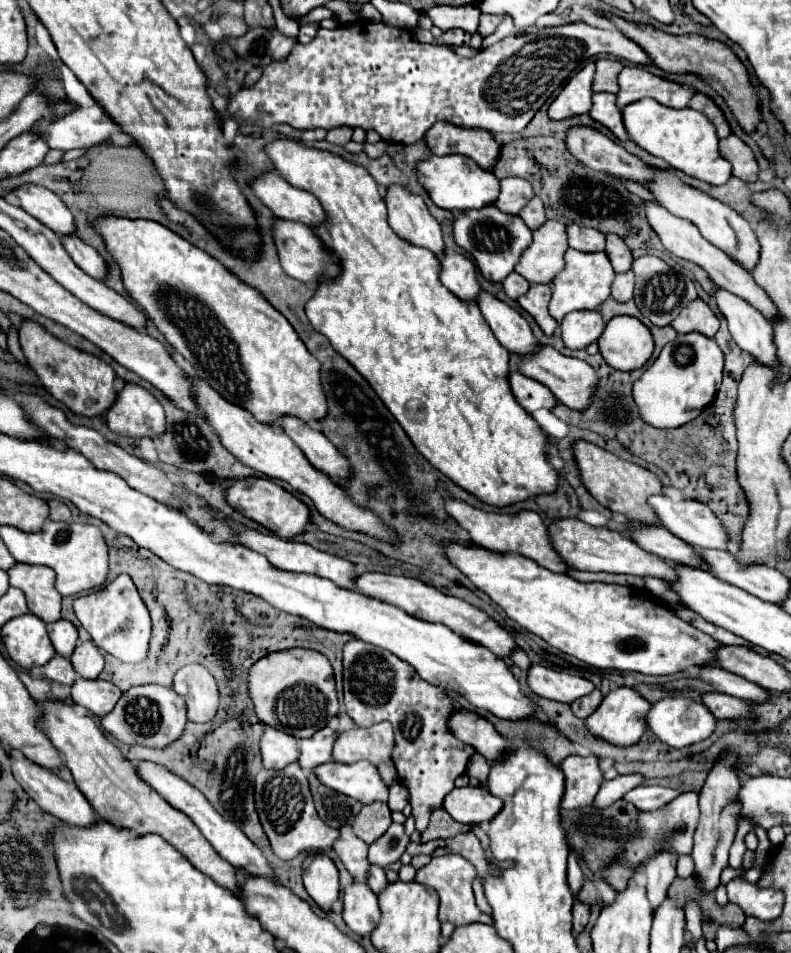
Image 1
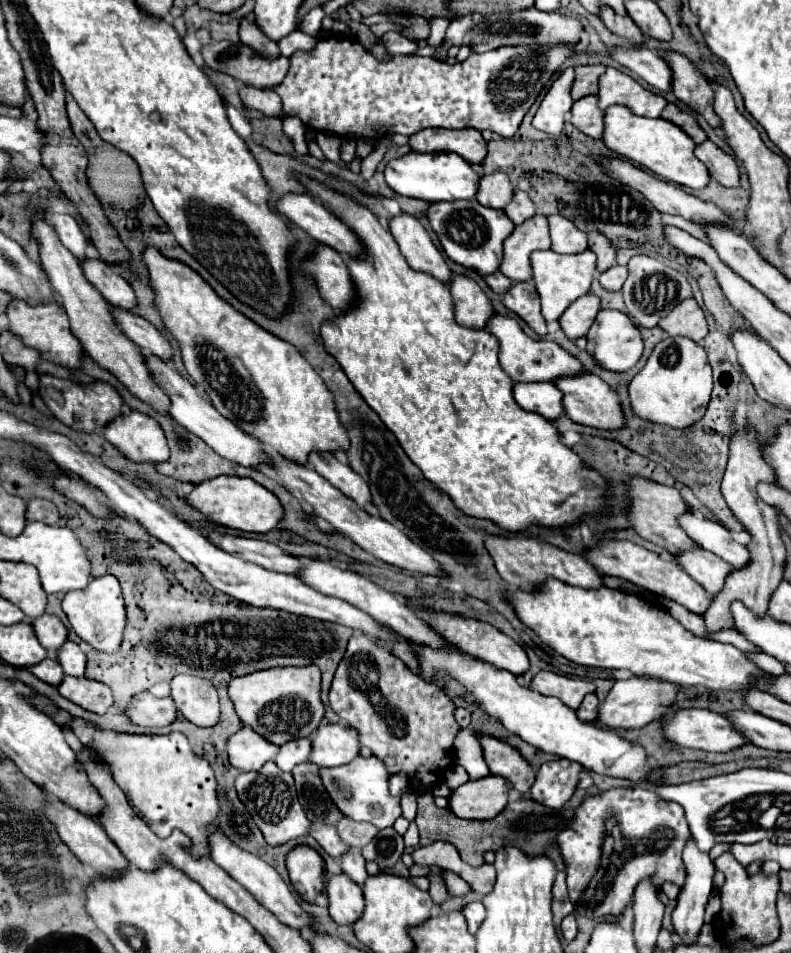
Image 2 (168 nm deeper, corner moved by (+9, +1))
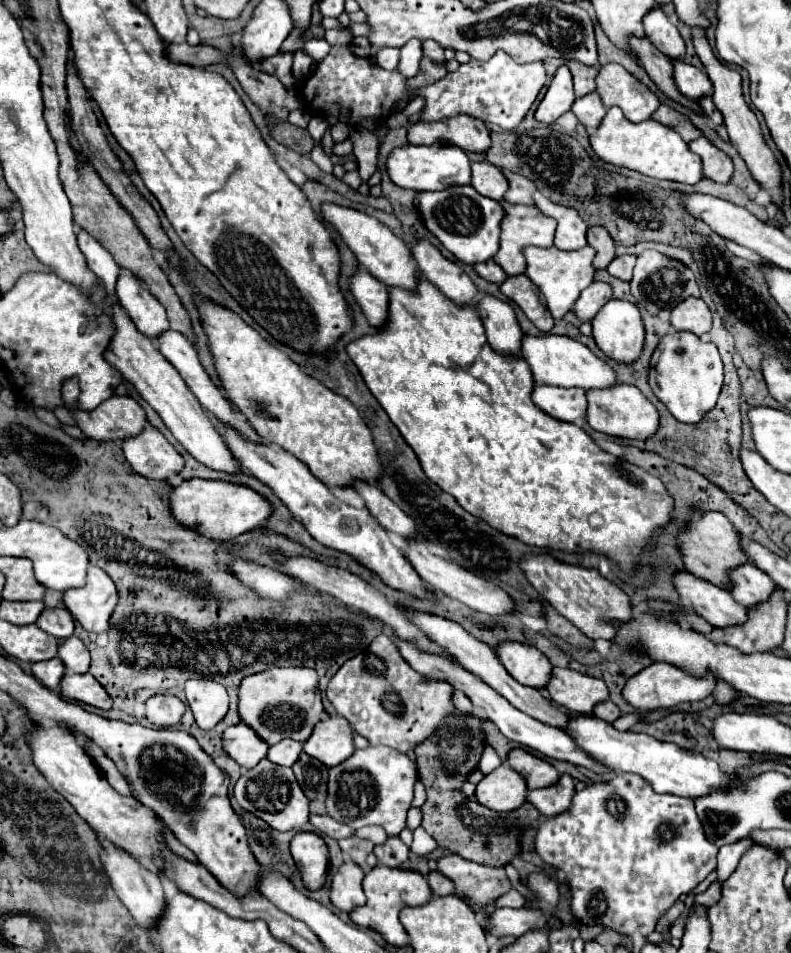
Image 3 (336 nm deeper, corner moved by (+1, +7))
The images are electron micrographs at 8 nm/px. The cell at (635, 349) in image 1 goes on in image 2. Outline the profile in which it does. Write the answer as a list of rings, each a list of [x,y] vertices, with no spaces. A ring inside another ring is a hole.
[[[602,309],[598,313],[594,325],[590,327],[586,339],[588,339],[586,349],[588,349],[590,357],[596,359],[604,369],[610,369],[610,371],[628,371],[642,357],[642,337],[640,337],[640,331],[630,321],[630,317],[626,313],[620,313],[620,311]]]

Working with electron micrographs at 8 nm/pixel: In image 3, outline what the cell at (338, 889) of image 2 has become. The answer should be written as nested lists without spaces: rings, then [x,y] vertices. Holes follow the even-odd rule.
[[[346,861],[340,865],[336,875],[332,877],[330,887],[330,901],[334,907],[350,913],[356,907],[364,905],[364,891],[362,891],[362,879],[364,871],[354,865],[352,861]]]

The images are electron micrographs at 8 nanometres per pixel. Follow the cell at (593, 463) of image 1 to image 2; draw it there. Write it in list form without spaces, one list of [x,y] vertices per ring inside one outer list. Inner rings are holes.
[[[636,477],[632,479],[632,513],[630,513],[630,521],[632,521],[632,527],[636,529],[636,533],[662,547],[666,553],[670,555],[678,555],[682,551],[690,551],[690,549],[696,549],[698,545],[686,535],[686,531],[682,531],[682,527],[678,525],[678,517],[688,513],[688,503],[682,499],[682,495],[674,489],[674,487],[666,487],[666,485],[658,485],[658,483],[652,483],[648,479],[642,479],[642,477]]]

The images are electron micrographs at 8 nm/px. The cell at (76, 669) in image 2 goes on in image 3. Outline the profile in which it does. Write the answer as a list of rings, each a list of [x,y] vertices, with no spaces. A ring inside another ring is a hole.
[[[78,637],[62,639],[58,645],[58,657],[70,673],[86,673],[90,667],[90,653]]]

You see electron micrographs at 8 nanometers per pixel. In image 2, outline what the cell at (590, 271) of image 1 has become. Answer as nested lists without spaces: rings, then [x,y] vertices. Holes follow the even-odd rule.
[[[552,249],[548,251],[534,251],[530,255],[532,263],[532,279],[536,291],[542,301],[542,315],[546,321],[556,321],[570,303],[590,291],[590,283],[596,273],[596,255],[592,251],[584,251],[578,255],[560,255]]]

